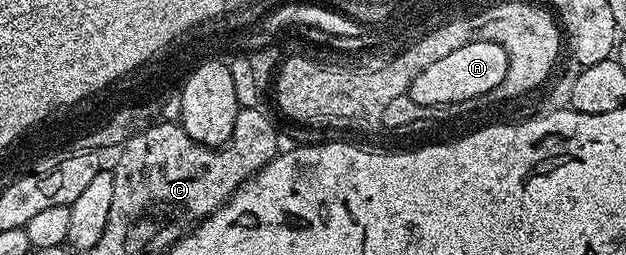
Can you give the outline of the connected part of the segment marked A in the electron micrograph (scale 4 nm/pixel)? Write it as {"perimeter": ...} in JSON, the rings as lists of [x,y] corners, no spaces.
{"perimeter":[[[473,42],[464,44],[464,48],[456,48],[456,52],[444,56],[444,60],[436,60],[436,64],[428,64],[428,68],[412,80],[408,93],[421,106],[447,106],[498,90],[506,82],[507,72],[508,52],[504,52],[500,44]]]}

